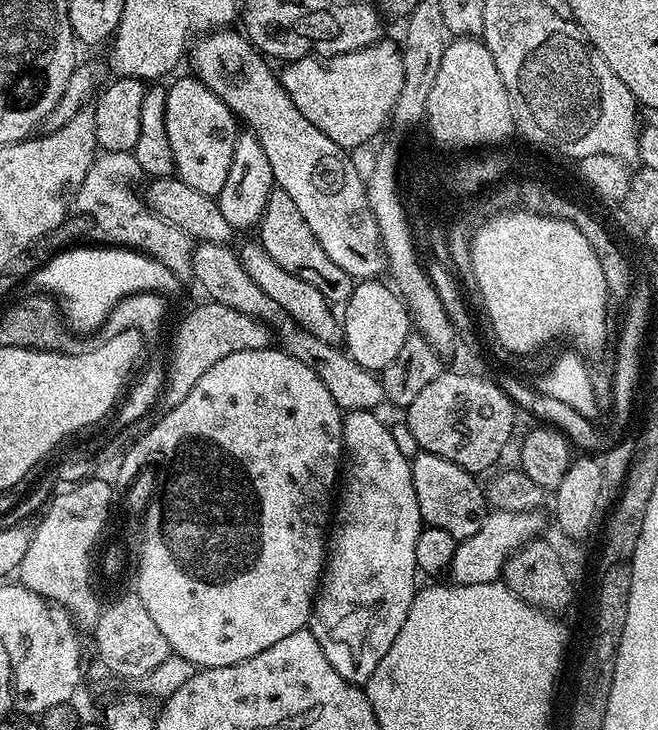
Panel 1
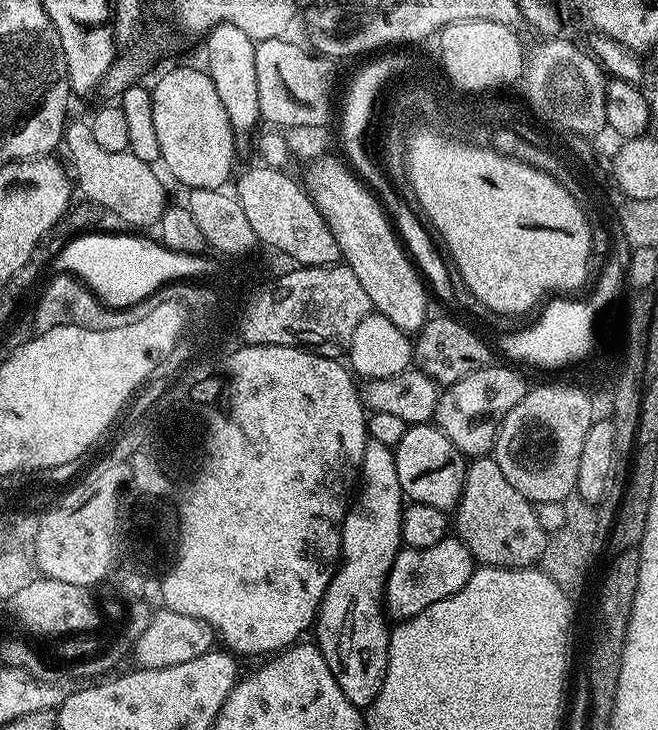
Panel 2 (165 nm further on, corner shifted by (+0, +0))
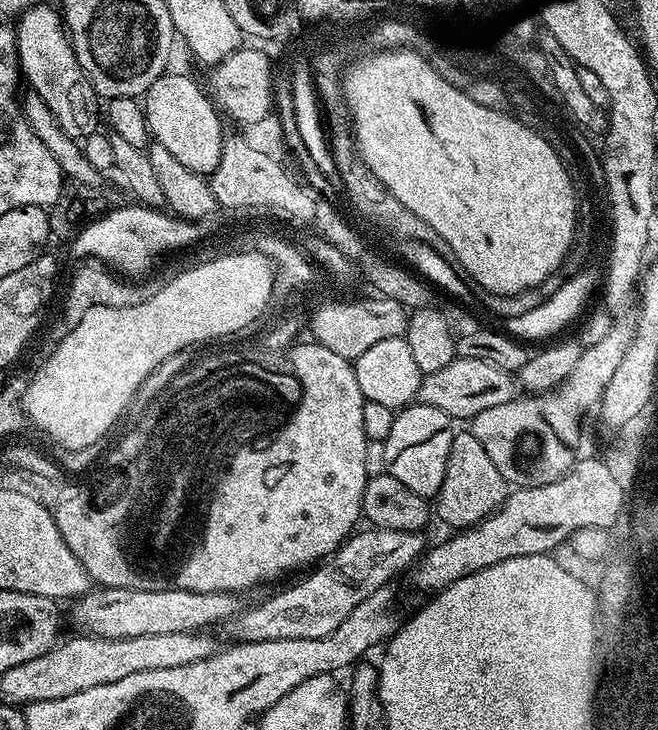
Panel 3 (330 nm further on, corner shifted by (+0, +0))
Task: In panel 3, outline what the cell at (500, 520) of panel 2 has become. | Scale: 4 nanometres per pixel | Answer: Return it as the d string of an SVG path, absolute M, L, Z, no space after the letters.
M470 430L457 431L450 442L450 454L446 458L446 474L442 478L442 486L434 497L435 519L437 516L442 523L449 524L449 529L452 530L472 528L496 511L503 504L505 498L508 497L509 491L508 481L502 478L502 474L498 474L498 466L494 466L494 461L490 459L490 454L486 454L482 442L478 442L478 438L474 438L474 434Z

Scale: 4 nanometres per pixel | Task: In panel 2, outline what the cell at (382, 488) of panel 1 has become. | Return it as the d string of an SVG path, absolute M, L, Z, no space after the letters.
M369 439L362 458L358 484L358 491L351 501L349 510L344 516L344 524L340 528L342 559L336 571L332 573L332 580L326 586L326 594L322 598L320 611L317 612L314 621L314 633L316 632L314 643L326 658L326 666L330 666L330 674L334 674L338 686L342 686L342 694L350 698L355 708L368 710L378 698L382 690L382 682L386 678L390 624L384 613L384 587L386 578L390 574L390 566L394 566L394 558L402 547L400 535L406 497L398 482L395 451Z

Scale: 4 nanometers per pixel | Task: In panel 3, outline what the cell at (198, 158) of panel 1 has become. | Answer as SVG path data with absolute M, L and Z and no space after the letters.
M172 75L159 76L142 97L151 139L166 146L166 150L186 166L186 170L211 174L222 158L226 139L226 131L220 125L221 113L203 87L200 89L188 76Z

